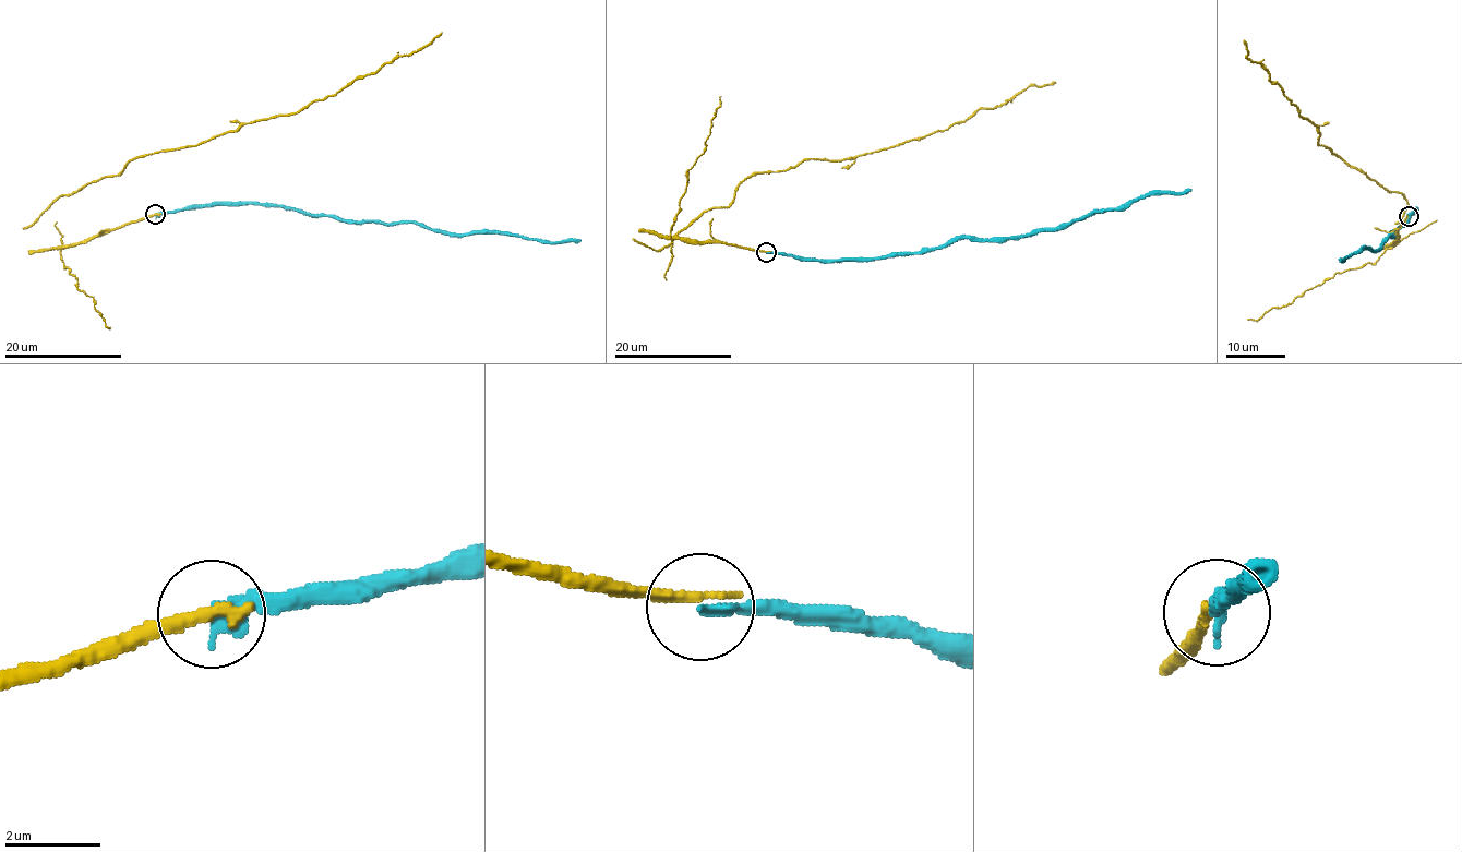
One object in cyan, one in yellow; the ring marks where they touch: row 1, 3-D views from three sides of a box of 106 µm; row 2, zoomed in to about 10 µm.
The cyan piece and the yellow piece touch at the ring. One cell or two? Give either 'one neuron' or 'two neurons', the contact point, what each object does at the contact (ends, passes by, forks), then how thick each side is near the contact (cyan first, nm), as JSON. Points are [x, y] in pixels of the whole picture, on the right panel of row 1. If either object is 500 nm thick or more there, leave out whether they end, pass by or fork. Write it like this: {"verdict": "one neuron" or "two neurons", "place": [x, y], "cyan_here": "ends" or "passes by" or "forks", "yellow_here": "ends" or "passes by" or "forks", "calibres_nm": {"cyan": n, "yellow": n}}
{"verdict": "one neuron", "place": [1409, 216], "cyan_here": "ends", "yellow_here": "ends", "calibres_nm": {"cyan": 300, "yellow": 280}}

